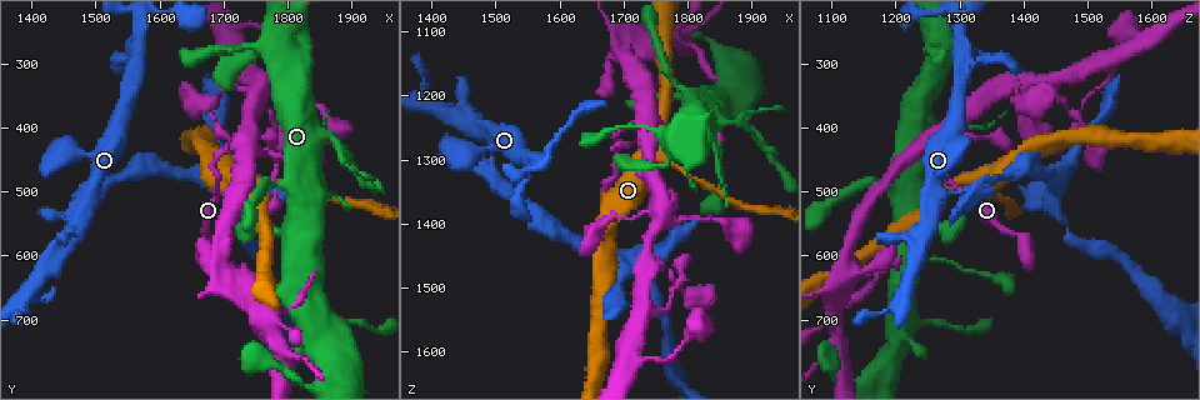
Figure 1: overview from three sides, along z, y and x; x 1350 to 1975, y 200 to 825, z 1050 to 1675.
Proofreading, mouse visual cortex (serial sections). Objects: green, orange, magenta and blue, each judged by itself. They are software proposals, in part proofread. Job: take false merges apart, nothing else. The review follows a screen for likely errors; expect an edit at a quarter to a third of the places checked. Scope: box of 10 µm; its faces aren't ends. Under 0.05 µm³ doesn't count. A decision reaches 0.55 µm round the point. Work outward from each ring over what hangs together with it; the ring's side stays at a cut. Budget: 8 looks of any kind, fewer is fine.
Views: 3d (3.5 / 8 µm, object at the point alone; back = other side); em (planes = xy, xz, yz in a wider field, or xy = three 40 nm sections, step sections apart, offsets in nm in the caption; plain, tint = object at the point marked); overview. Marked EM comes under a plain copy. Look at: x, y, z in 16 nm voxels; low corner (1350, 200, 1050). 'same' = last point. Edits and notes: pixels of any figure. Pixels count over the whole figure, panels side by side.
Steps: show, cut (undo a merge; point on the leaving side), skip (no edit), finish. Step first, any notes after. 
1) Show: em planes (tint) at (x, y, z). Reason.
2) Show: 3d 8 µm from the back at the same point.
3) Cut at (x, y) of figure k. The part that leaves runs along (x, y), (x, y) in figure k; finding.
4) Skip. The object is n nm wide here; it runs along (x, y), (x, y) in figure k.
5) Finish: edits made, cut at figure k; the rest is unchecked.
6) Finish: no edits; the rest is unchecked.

Show: 3d 3.5 µm at (1875, 430, 1250). Thick turns thin.

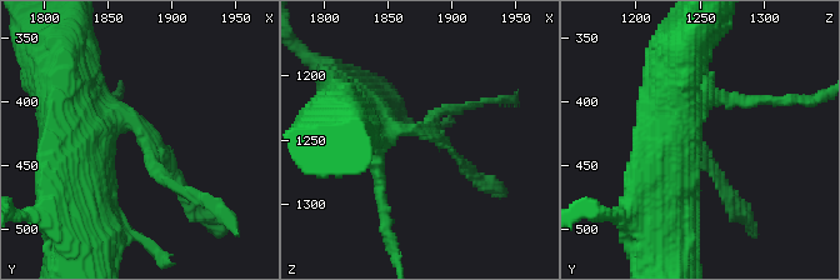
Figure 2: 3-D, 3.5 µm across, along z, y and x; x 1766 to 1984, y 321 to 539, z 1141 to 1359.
Show: em xy step 1 (tint) at (1880, 426, 1242).

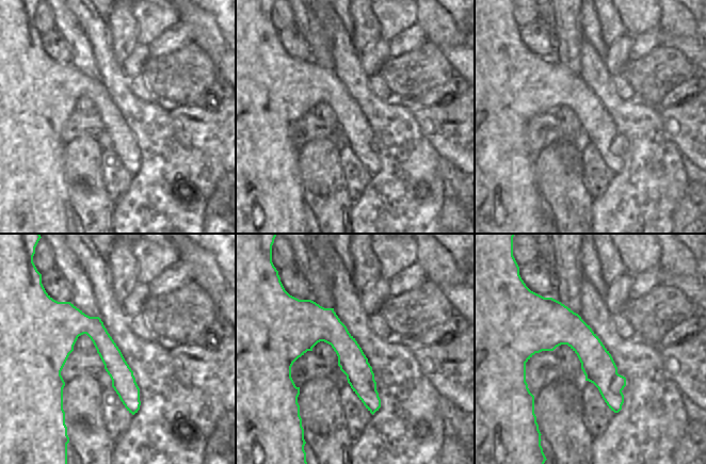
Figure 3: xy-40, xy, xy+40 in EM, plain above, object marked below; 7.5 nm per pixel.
Cut at (161, 161) of figure 2. Two cells meet here.

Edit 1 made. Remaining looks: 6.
Show: overview. Redraw.

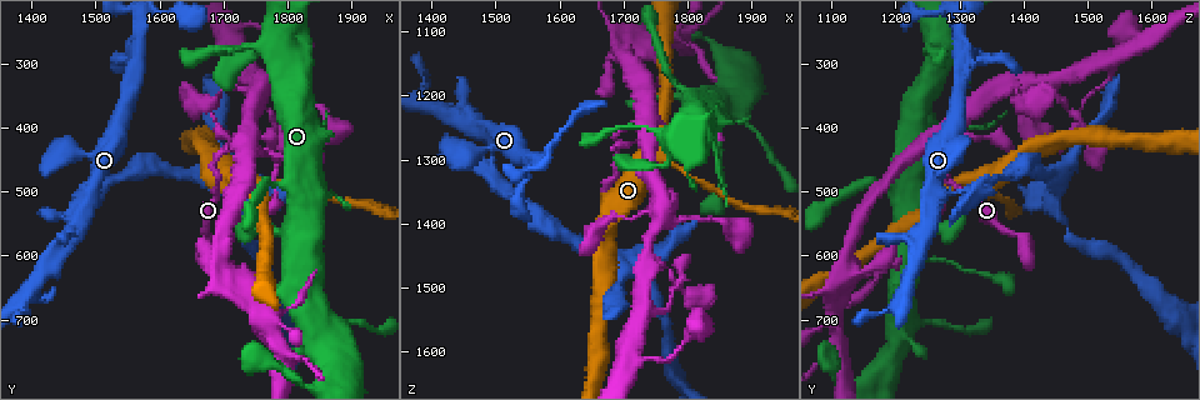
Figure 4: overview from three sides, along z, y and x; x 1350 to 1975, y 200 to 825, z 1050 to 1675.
Show: 3d 3.5 µm at (1495, 500, 1305). Narrows sharply.

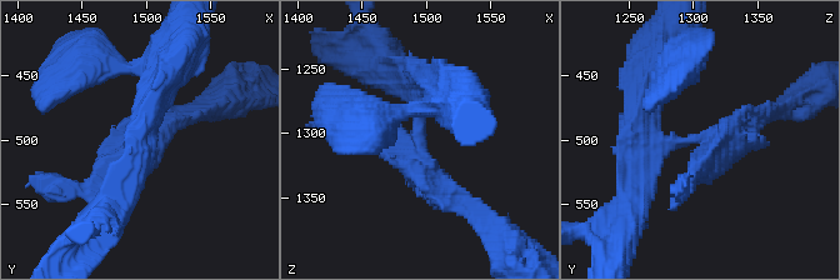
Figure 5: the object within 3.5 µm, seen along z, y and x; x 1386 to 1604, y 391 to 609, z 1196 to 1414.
Show: em xy step 3 (tint) at (1494, 496, 1306). 3 arms meet here; the arms are 200, 300, 300 nm wide.

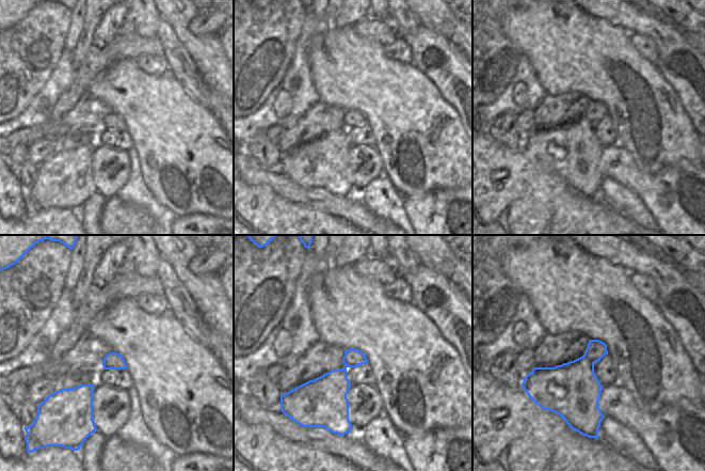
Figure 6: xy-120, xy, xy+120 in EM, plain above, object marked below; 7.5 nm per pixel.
Cut at (698, 164) of figure 5. A border runs along (588, 347), (599, 350), (604, 355) in figure 6; two cells meet here.

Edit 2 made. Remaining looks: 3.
Show: overview.

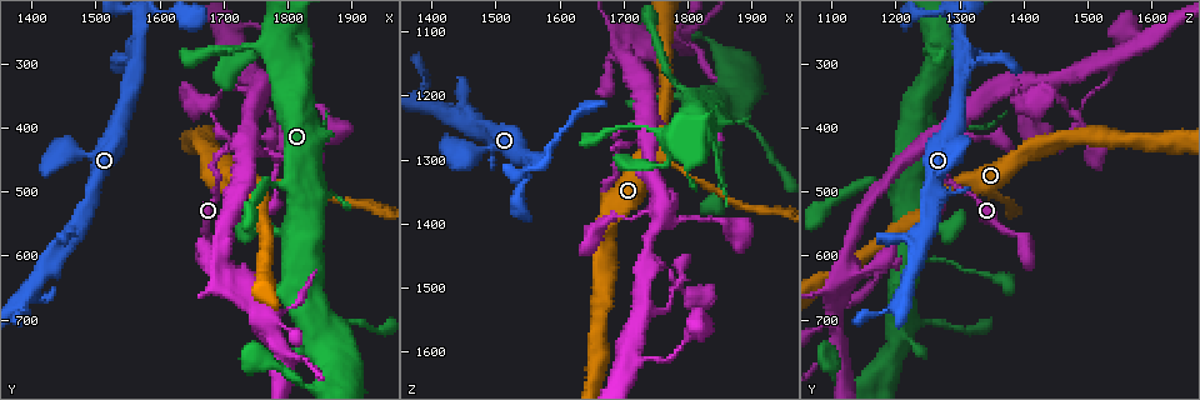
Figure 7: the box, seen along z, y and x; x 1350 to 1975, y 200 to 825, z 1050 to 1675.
Show: 3d 3.5 µm at (1710, 435, 1245). Looks like a crossing.

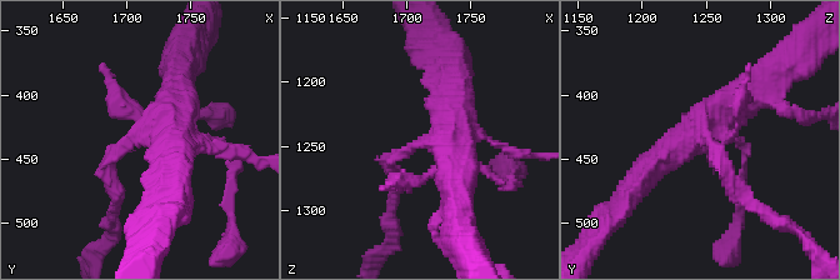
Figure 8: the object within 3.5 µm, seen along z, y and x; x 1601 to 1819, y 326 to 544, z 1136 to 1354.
Show: em xy step 2 (tint) at (1710, 430, 1246).

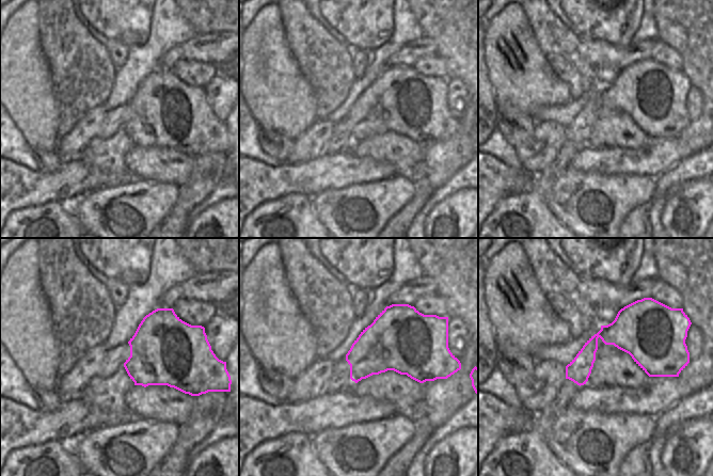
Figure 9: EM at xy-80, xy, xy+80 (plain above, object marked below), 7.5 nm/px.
Skip. It runs along (119, 190), (110, 155), (173, 118), (176, 90) in figure 8; continuous, no second cell.

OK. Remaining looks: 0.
Finish: edits made, cut at figure 2, cut at figure 5; the rest is unchecked.

